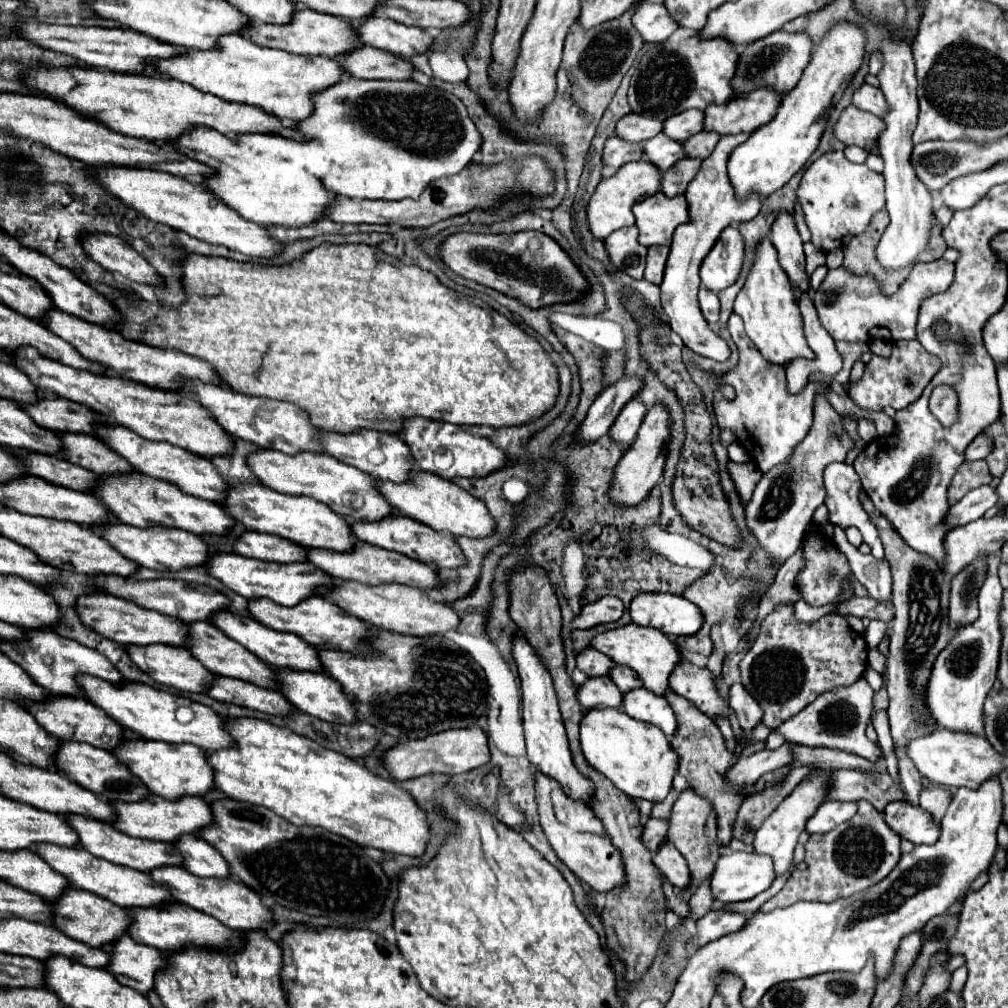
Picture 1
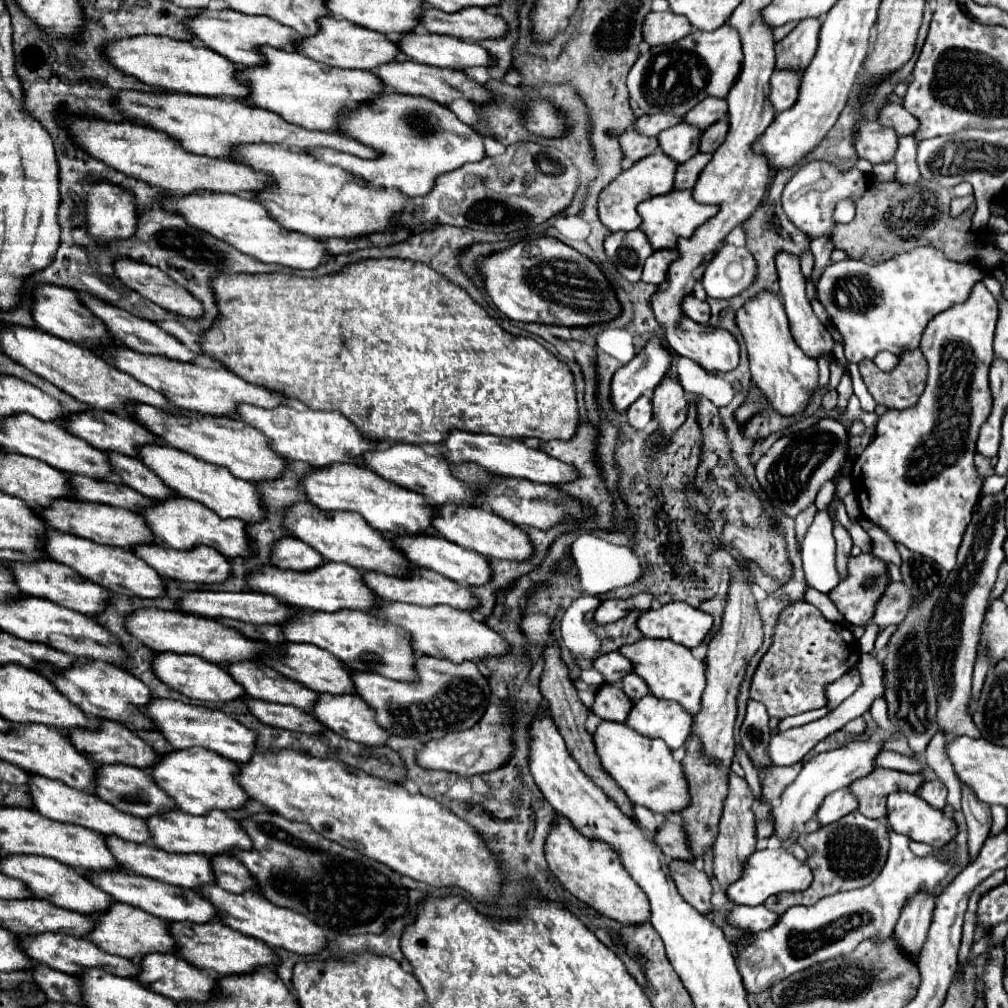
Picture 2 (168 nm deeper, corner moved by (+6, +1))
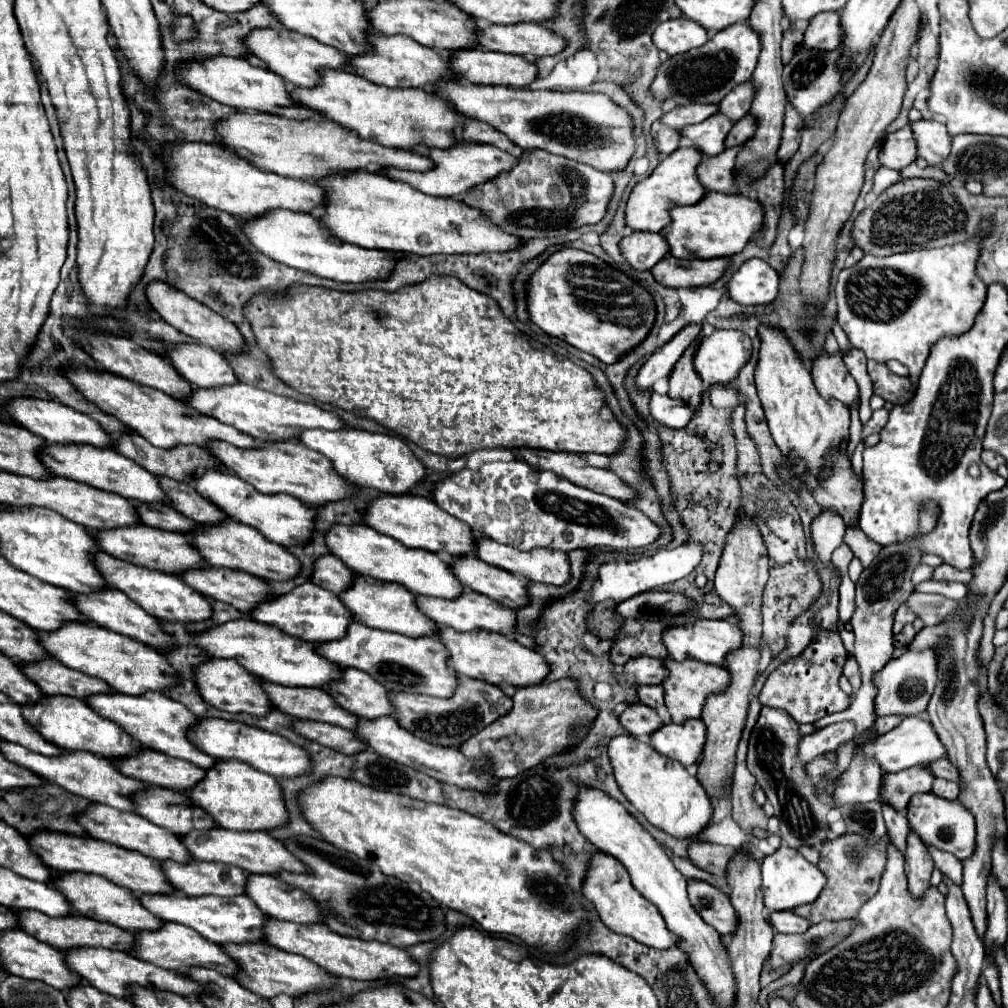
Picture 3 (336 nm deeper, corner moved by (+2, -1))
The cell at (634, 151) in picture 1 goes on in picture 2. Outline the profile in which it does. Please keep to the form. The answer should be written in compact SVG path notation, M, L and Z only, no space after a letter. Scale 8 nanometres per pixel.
M631 128L621 136L621 148L623 148L623 154L627 160L637 162L637 160L653 154L659 148L659 140L639 134L637 130Z

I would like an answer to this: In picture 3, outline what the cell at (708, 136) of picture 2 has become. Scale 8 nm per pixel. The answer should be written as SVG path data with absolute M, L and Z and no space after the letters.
M745 116L743 120L737 120L731 128L731 132L727 134L727 148L733 146L741 146L745 140L751 138L751 134L755 132L755 118Z

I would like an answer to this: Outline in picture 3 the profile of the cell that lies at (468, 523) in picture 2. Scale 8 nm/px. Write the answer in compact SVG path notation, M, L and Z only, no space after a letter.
M477 538L475 556L487 564L499 566L533 582L547 582L559 586L569 580L567 554L551 552L551 548L535 548L535 552L523 552L507 548L503 544L495 544L495 540Z

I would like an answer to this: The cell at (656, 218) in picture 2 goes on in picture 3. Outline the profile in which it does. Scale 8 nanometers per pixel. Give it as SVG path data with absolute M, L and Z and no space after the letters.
M707 192L699 204L673 208L669 230L663 236L669 244L669 254L675 258L721 258L741 252L751 236L759 230L761 220L763 210L755 198Z

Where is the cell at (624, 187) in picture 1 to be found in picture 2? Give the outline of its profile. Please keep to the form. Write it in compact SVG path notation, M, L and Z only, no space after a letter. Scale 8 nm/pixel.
M655 150L655 154L635 162L629 170L623 170L617 180L613 180L599 196L599 218L601 222L611 230L611 232L629 232L641 226L641 216L637 212L637 206L643 200L649 200L653 196L659 194L669 194L673 190L675 184L675 170L677 170L677 162L673 158L669 158L665 152Z

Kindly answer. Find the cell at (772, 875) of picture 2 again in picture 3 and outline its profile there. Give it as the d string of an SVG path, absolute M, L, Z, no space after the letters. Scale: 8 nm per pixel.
M781 846L779 850L775 850L773 854L763 858L761 864L761 874L763 874L763 884L761 884L761 892L763 892L763 904L767 912L777 912L777 910L791 910L799 904L807 904L813 902L819 892L825 886L825 876L823 872L807 862L799 850L789 848L789 846Z

